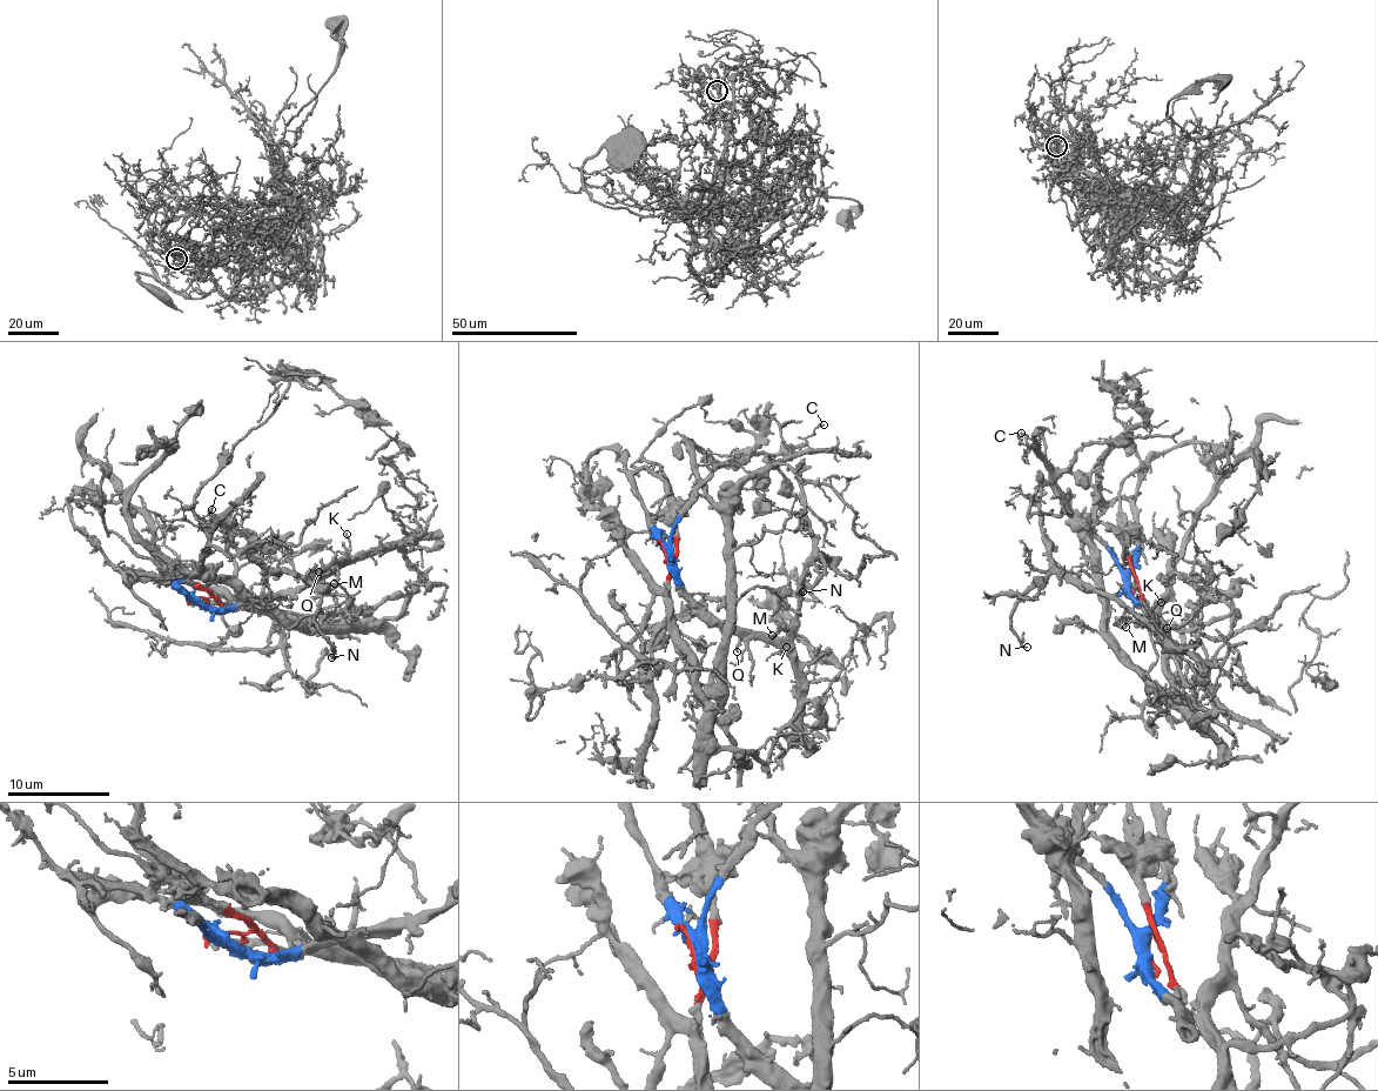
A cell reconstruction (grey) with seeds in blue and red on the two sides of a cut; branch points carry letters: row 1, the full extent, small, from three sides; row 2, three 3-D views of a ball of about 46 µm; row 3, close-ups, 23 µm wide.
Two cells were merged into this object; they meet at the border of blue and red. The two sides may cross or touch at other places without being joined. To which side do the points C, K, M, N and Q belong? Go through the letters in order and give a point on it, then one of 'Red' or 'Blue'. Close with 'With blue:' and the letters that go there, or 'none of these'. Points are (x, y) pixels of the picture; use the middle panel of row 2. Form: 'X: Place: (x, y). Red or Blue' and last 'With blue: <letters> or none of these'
C: Place: (824, 424). Red
K: Place: (786, 647). Blue
M: Place: (772, 635). Blue
N: Place: (802, 591). Blue
Q: Place: (737, 651). Blue
With blue: K, M, N, Q

